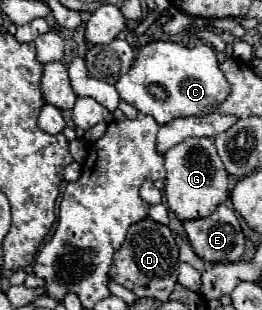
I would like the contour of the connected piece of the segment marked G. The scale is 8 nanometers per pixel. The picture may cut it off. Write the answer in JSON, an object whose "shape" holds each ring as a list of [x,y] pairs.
{"shape":[[[190,137],[166,153],[166,201],[168,209],[184,223],[202,219],[228,199],[228,173],[208,137]]]}

